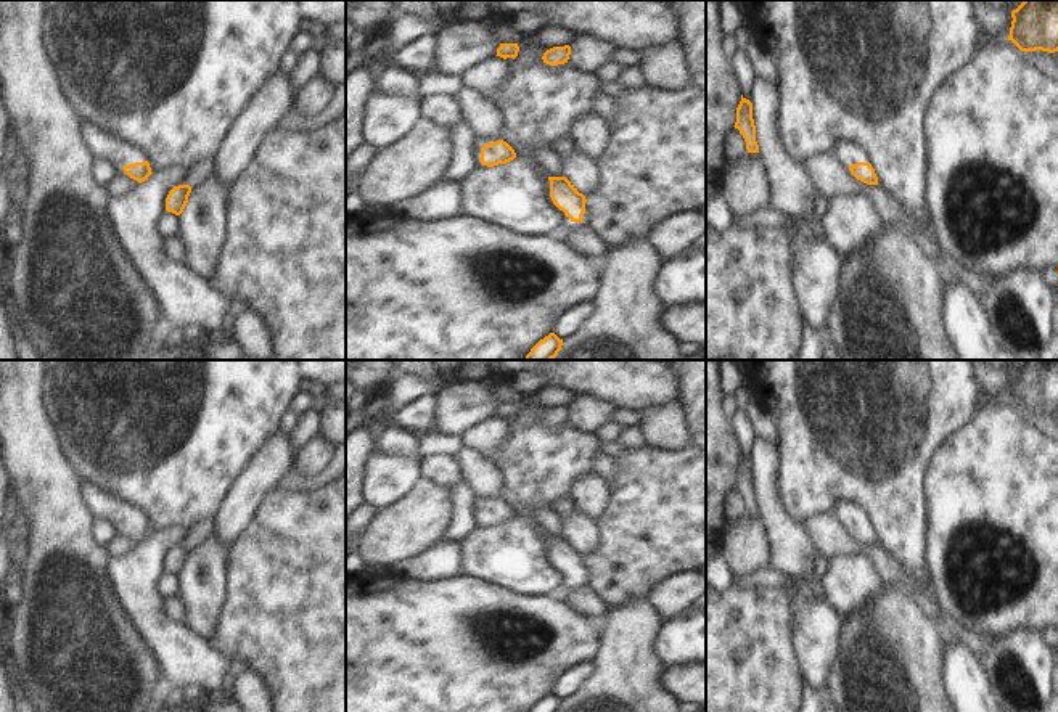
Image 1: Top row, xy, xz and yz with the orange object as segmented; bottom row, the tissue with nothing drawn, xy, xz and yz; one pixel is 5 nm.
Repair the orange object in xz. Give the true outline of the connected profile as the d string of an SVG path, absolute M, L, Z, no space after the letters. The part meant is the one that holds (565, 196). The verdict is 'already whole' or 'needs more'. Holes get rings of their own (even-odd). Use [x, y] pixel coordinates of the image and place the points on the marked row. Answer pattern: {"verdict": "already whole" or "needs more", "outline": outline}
{"verdict": "already whole", "outline": "M548 177L550 198L553 204L564 212L571 222L584 222L585 196L566 177Z"}

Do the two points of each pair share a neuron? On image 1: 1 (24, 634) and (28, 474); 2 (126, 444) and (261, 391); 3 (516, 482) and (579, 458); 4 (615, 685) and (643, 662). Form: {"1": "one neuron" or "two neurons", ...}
{"1": "one neuron", "2": "one neuron", "3": "one neuron", "4": "one neuron"}

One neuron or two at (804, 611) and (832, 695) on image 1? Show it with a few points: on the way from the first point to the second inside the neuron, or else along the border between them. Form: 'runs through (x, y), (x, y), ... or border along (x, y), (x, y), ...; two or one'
border along (840, 640), (836, 656), (819, 691); two

